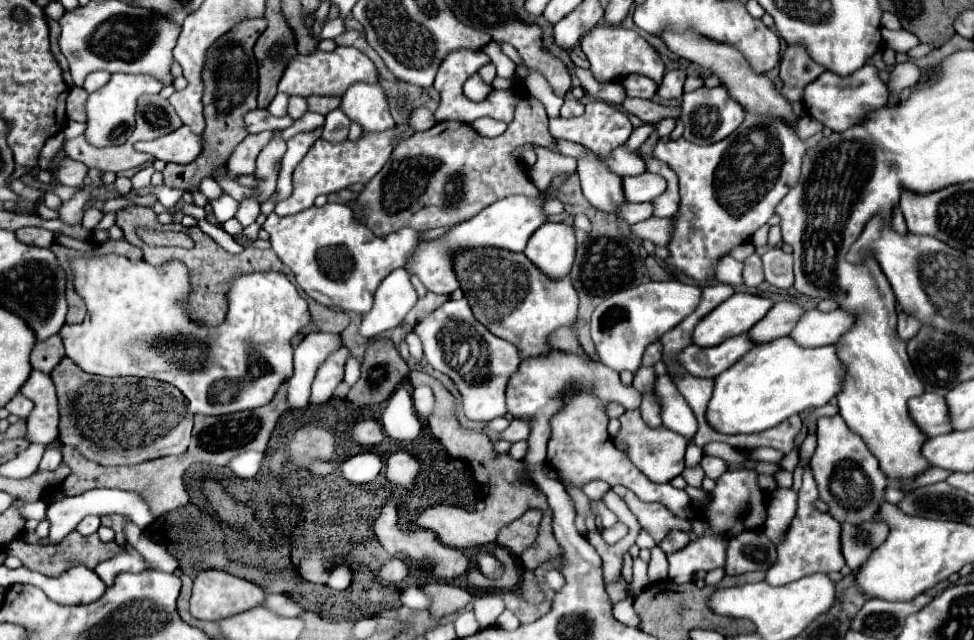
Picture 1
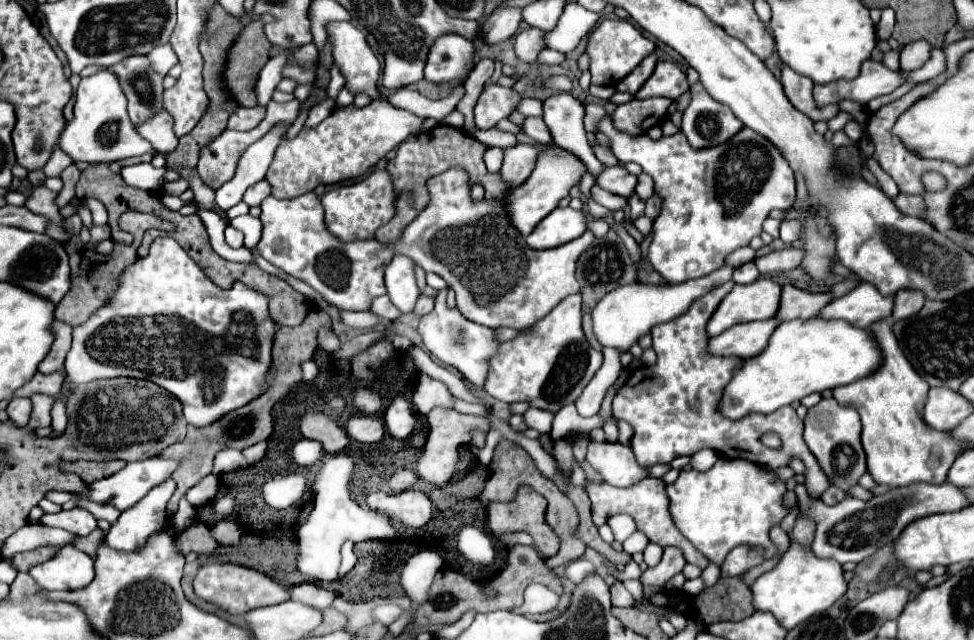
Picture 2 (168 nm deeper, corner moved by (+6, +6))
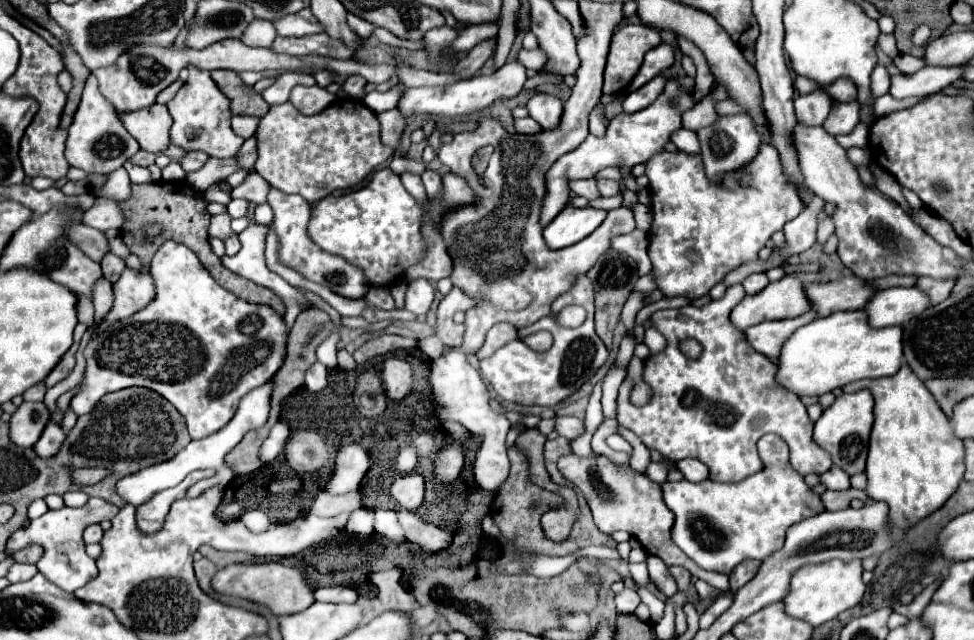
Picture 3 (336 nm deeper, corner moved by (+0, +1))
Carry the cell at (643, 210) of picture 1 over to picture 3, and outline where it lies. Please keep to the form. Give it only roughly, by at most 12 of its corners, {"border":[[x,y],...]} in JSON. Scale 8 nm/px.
{"border":[[574,180],[568,184],[572,194],[598,198],[596,180]]}

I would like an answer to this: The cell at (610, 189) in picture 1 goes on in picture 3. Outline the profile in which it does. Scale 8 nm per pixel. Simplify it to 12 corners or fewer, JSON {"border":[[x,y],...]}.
{"border":[[536,92],[528,114],[542,128],[556,128],[562,102],[546,92]]}

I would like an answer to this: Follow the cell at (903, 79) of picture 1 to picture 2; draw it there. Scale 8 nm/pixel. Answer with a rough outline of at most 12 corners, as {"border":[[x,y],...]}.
{"border":[[914,41],[900,51],[900,69],[914,71],[930,57],[928,41]]}

